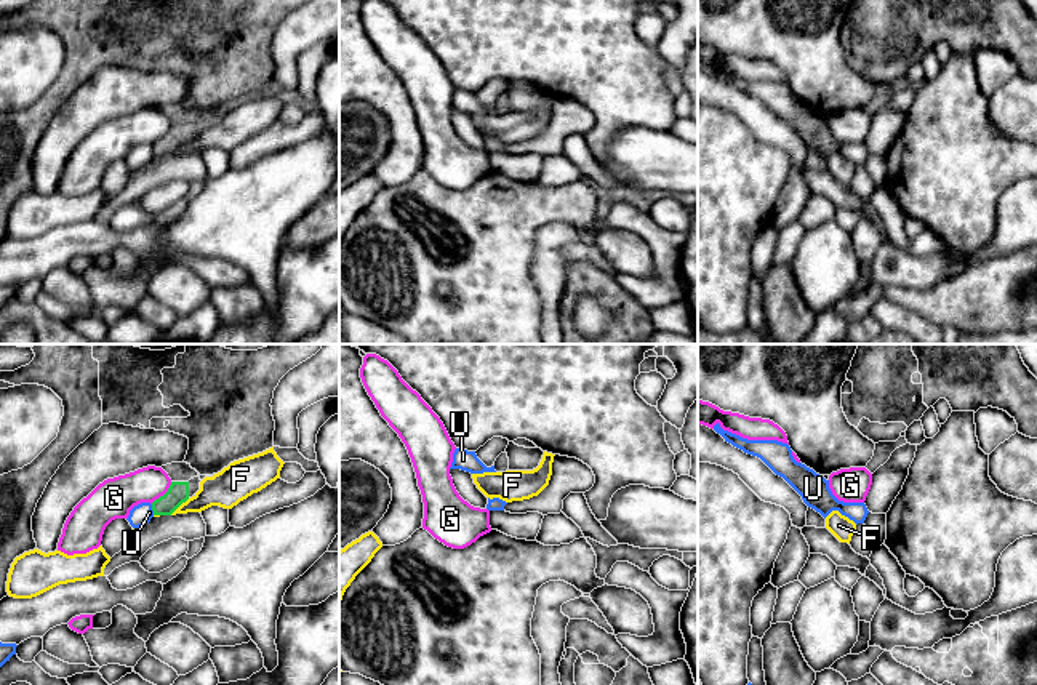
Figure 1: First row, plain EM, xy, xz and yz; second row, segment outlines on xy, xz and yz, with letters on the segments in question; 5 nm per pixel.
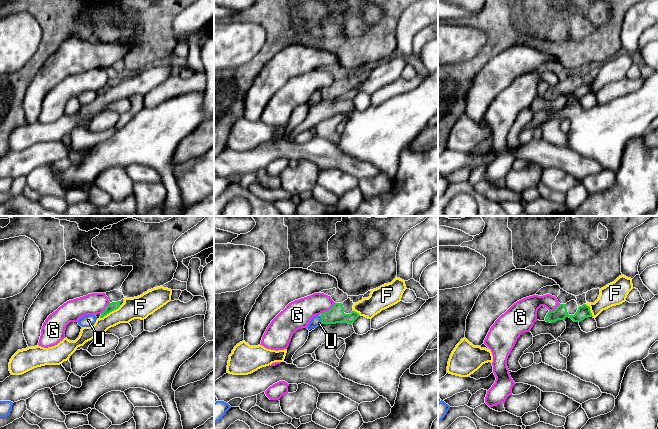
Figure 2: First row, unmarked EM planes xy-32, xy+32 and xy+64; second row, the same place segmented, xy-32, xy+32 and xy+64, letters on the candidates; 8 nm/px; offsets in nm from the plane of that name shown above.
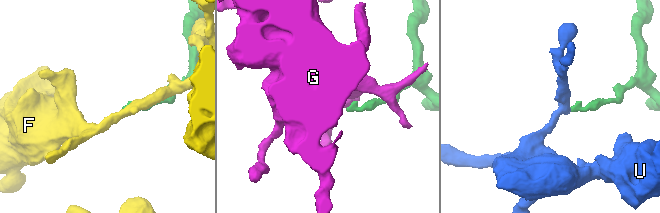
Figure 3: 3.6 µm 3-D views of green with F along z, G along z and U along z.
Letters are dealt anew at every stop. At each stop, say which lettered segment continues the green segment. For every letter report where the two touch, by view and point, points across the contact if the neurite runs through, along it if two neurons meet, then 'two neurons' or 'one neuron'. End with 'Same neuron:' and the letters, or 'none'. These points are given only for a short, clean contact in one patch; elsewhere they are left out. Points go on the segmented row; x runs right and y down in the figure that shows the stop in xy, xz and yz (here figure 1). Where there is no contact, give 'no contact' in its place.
F: meets green in xy at (180, 504); two neurons
G: meets green in xy at (164, 495); border along xy (172, 482), (151, 503); two neurons
U: meets green in xy at (152, 509); border along xy (151, 504), (154, 514); two neurons
Same neuron: none

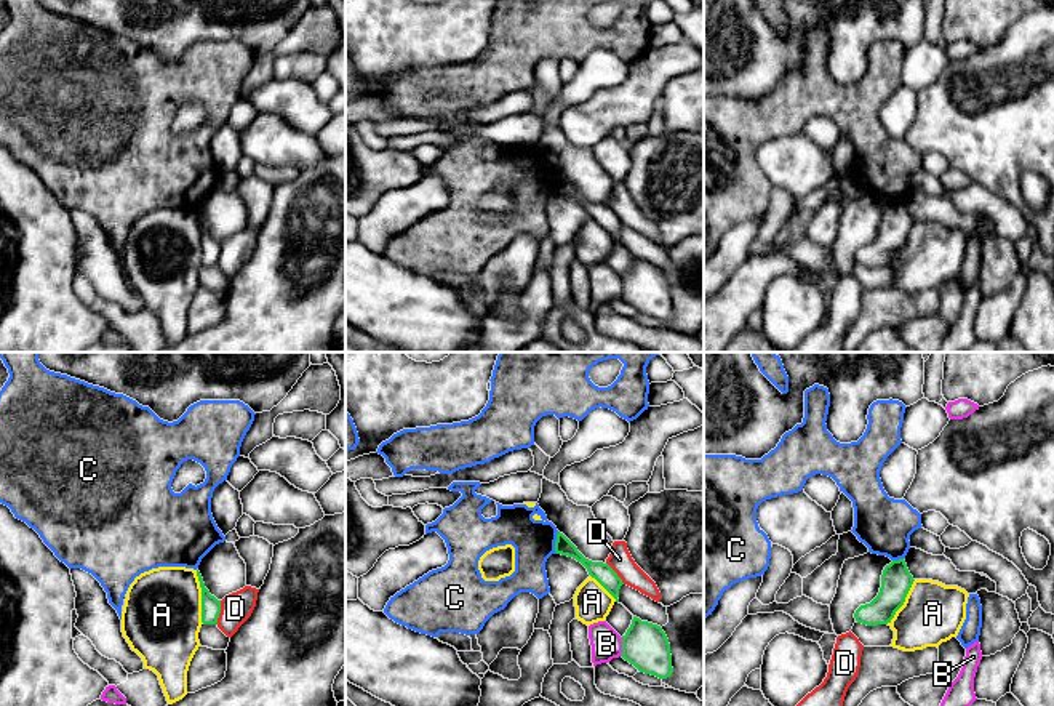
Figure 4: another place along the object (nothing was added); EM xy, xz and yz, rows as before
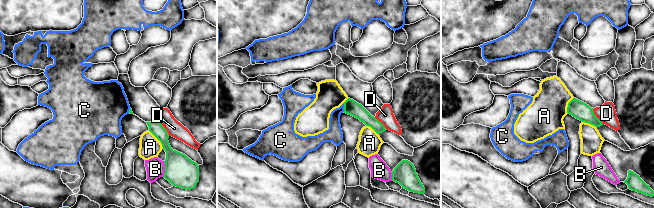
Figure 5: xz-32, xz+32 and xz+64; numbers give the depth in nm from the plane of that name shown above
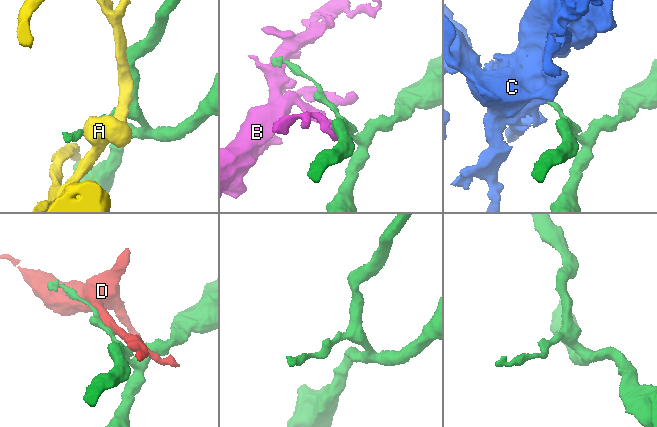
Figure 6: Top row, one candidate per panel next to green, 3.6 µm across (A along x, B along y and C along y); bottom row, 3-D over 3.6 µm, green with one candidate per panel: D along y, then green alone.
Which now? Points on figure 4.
A: meets green in xy at (202, 597); two neurons
B: meets green in xz at (622, 647); two neurons
C: meets green in xz at (555, 543); border along xz (558, 532), (555, 553); two neurons
D: meets green in xy at (219, 612); two neurons
Same neuron: none

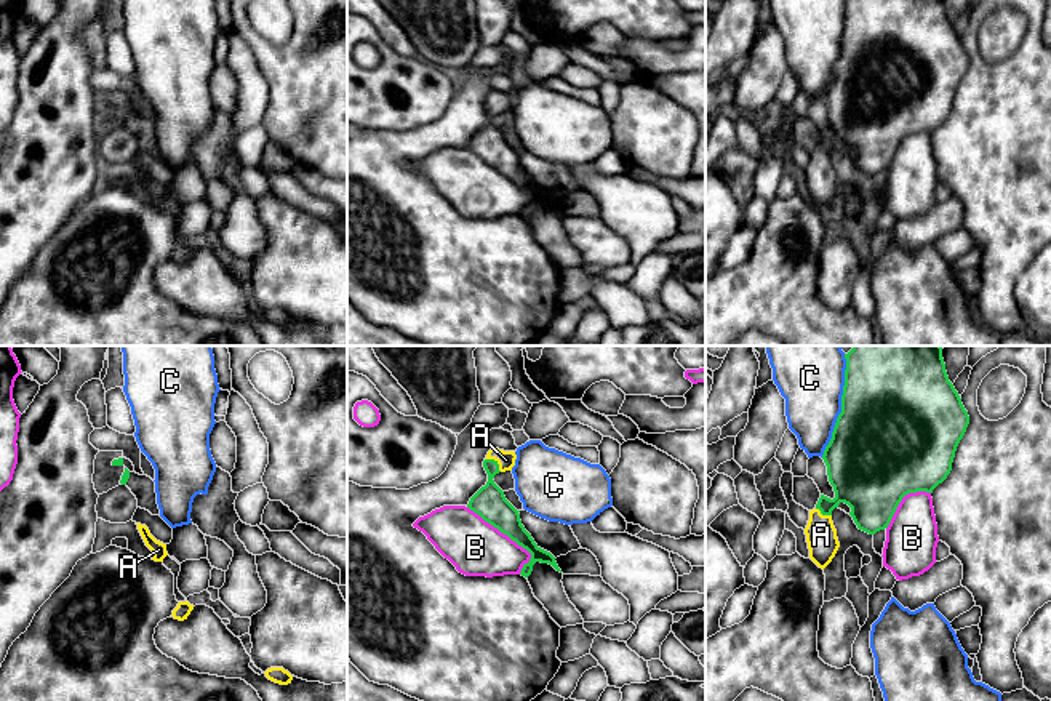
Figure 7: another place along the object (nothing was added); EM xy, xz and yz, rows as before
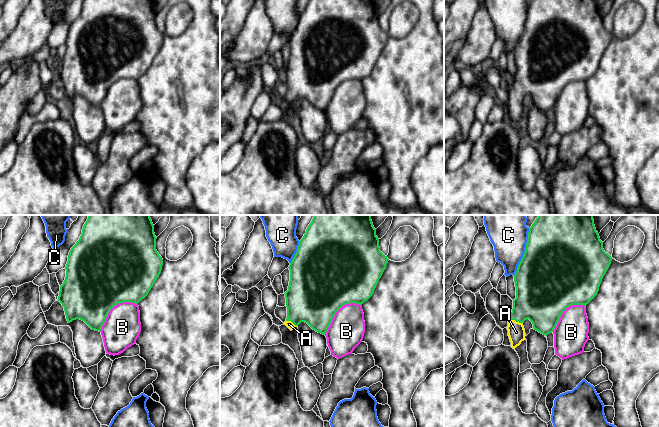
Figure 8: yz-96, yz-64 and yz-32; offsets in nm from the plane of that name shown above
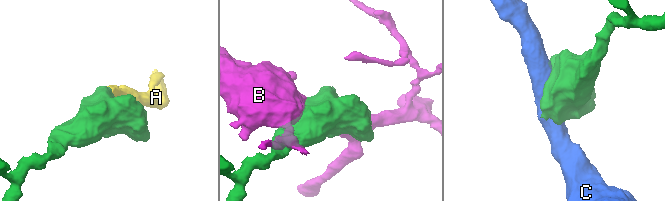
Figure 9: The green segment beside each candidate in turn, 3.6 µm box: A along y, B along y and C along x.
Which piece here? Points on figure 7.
A: meets green in xz at (495, 461); runs through xz (490, 503), (490, 476), (495, 461), (506, 460); one neuron
B: meets green in xz at (509, 536); two neurons
C: meets green in yz at (842, 405); two neurons
Same neuron: A

